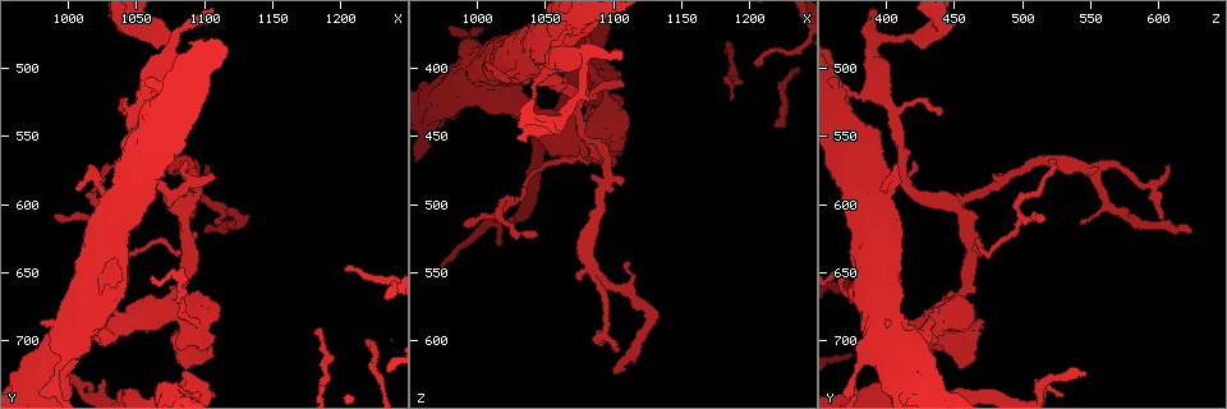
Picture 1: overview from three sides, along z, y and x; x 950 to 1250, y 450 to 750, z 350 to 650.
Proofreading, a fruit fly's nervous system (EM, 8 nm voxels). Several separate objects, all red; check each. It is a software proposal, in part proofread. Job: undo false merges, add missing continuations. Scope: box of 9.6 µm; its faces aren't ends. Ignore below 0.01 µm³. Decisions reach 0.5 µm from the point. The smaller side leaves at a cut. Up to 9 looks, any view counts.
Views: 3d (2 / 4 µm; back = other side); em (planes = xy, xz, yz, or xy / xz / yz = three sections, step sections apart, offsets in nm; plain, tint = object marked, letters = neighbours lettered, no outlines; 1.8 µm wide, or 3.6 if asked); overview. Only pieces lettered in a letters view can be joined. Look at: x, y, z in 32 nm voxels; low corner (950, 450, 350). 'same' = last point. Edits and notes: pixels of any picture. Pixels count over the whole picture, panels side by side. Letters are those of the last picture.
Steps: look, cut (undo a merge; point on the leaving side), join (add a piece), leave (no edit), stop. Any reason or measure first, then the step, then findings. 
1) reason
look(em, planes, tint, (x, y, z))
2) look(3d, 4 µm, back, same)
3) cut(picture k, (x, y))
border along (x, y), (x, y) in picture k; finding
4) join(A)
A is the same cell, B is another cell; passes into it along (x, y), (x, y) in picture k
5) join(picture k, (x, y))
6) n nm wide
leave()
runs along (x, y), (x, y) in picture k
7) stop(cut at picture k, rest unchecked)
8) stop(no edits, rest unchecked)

an open end
look(em, xz, step 16, letters, (1100, 620, 624))

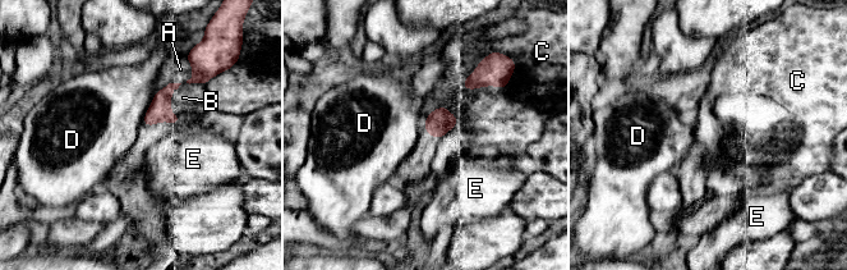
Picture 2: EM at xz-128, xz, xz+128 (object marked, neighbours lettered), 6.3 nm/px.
look(em, planes, letters, same)

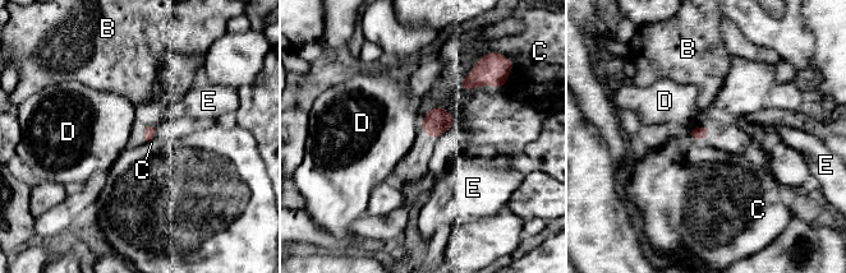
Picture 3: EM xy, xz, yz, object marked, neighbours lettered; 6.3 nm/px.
C touches over 190 nm
leave()
B, C, D and E are other cells; none of them fits

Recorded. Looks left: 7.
thin end
look(3d, 2 µm, (1184, 692, 404))

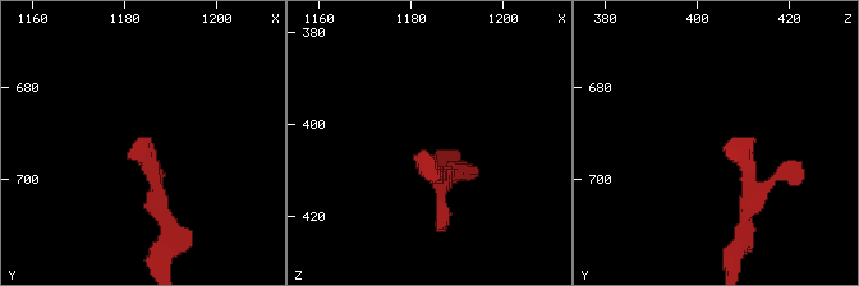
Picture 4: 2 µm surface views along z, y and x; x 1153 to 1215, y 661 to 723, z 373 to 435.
need the tissue
look(em, planes, plain, (1181, 693, 407))

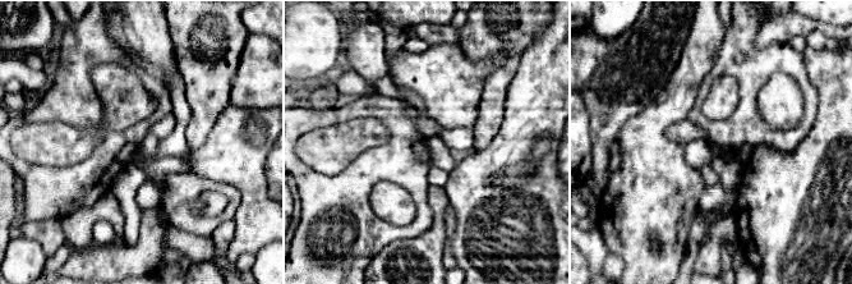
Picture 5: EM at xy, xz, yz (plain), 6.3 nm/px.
what lies round it
look(em, planes, letters, same)

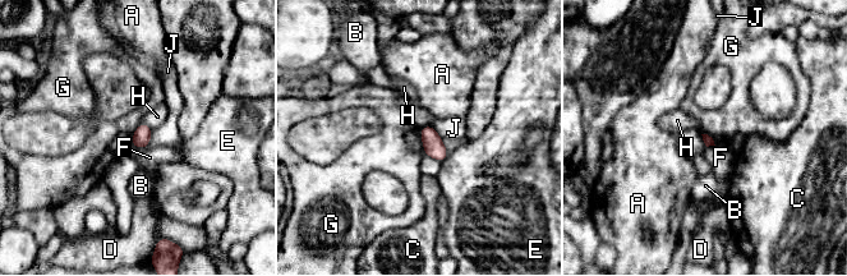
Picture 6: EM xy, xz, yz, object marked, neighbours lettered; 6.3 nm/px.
leave()
A, B, C, D, E, F, G, H and J are other cells; no lettered piece goes on from it

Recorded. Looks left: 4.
an open end
look(em, 3.6 µm, xy, step 4, tint, (1102, 728, 406))

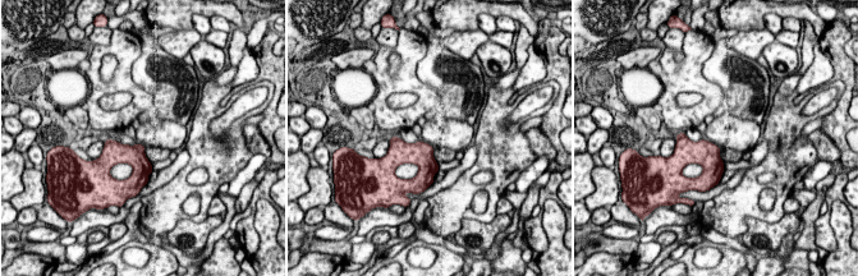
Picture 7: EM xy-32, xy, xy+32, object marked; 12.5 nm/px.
another direction
look(em, 3.6 µm, planes, letters, same)

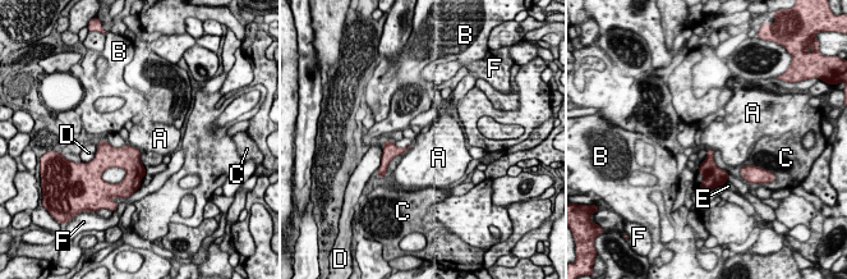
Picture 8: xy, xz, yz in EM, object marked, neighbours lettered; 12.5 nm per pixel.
leave()
A, B, C, D, E and F are other cells; border along (128, 143), (141, 151) in picture 8; none of them fits

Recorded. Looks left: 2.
stop(no edits, rest unchecked)

